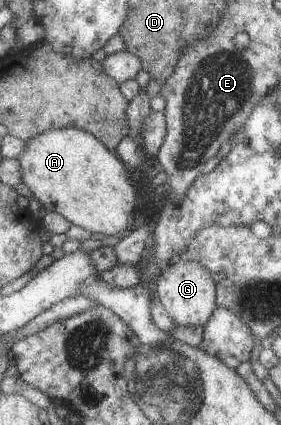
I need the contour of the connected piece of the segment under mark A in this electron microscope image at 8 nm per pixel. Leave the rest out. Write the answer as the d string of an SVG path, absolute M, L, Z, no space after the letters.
M67 126L33 136L26 142L26 151L19 161L23 168L23 183L36 195L38 201L49 212L60 213L73 225L89 230L94 237L131 233L137 211L137 191L129 179L133 169L106 147L95 134L75 126Z

